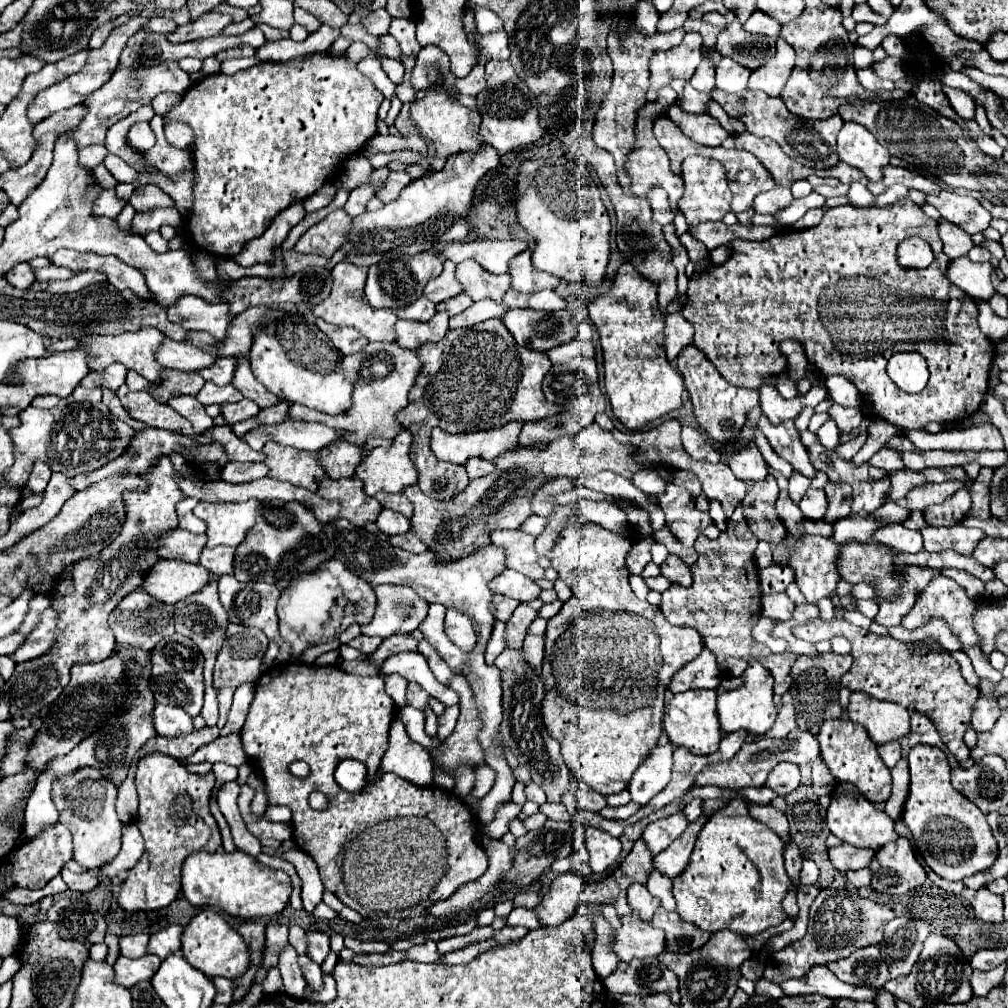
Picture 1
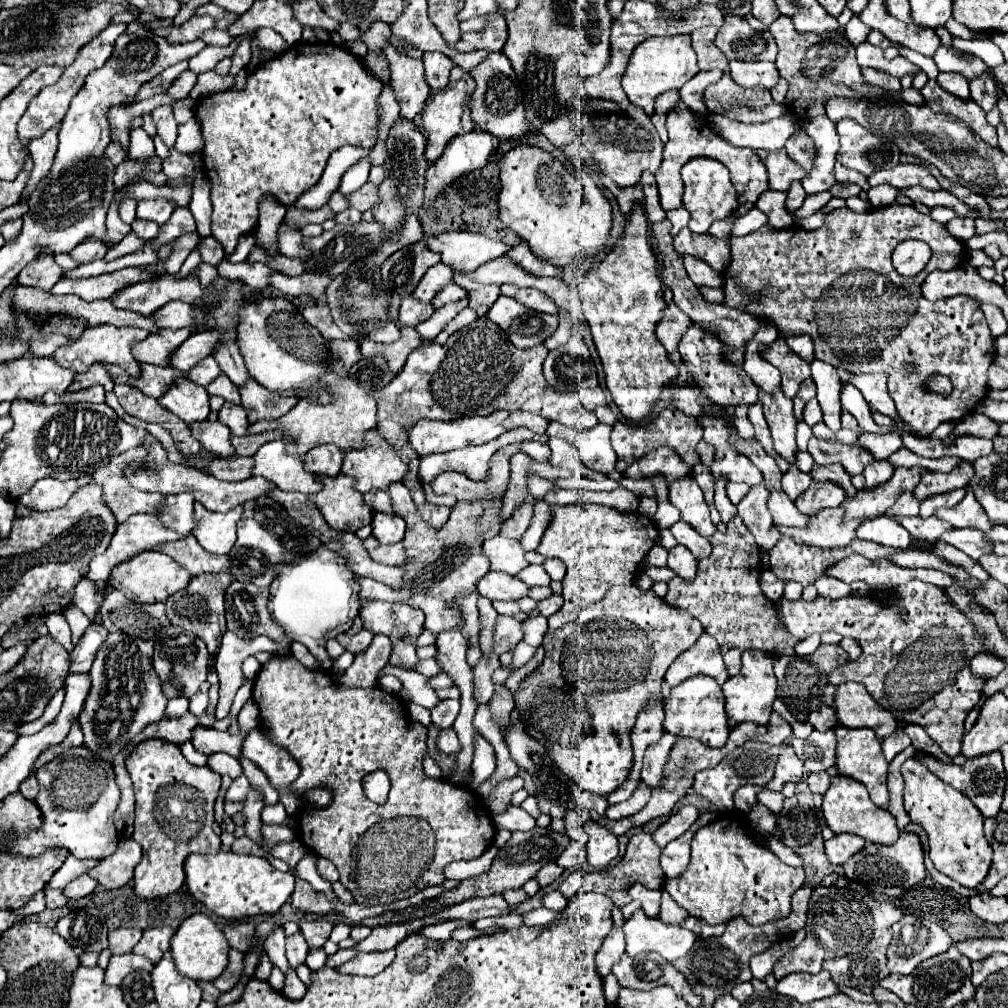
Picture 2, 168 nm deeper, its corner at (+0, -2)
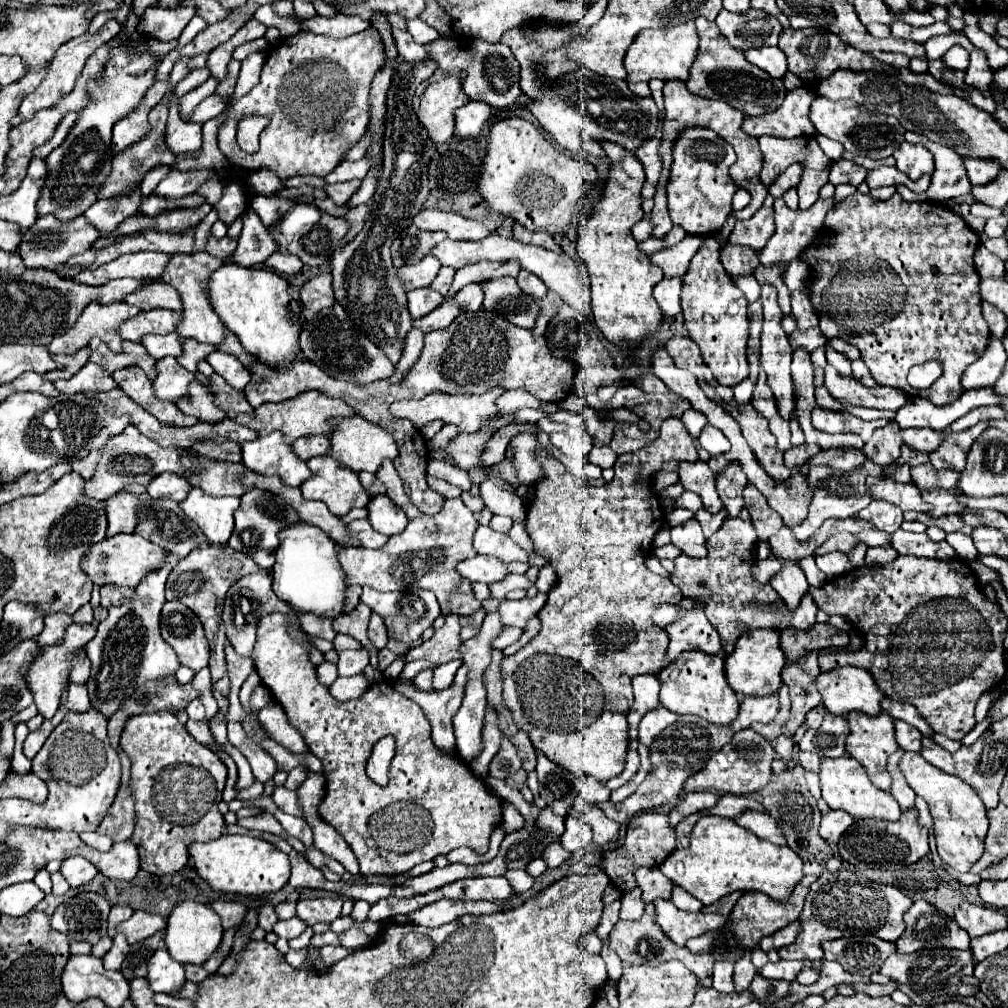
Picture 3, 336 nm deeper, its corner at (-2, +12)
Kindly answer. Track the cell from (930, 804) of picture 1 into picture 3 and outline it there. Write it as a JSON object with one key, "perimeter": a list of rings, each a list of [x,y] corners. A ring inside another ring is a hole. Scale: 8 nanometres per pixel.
{"perimeter":[[[905,752],[899,760],[899,768],[907,780],[907,784],[915,790],[917,796],[925,798],[931,818],[933,818],[933,834],[937,842],[937,852],[945,864],[949,864],[957,872],[969,872],[971,866],[983,854],[983,840],[987,834],[987,810],[977,796],[977,792],[967,786],[963,780],[945,774],[943,770],[931,766],[921,754]]]}

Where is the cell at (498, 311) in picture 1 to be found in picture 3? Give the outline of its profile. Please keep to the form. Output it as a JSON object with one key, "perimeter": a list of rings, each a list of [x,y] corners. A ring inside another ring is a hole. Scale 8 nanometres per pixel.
{"perimeter":[[[443,302],[439,308],[435,308],[431,314],[419,318],[419,320],[413,320],[413,326],[415,328],[421,328],[423,334],[427,332],[433,332],[433,330],[441,330],[441,328],[447,328],[457,316],[459,316],[459,308],[449,304],[449,302]]]}

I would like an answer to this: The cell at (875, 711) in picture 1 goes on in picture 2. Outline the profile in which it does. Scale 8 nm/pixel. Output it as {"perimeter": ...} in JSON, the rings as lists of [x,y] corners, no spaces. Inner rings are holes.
{"perimeter":[[[845,682],[835,692],[835,712],[841,724],[849,728],[871,728],[879,740],[891,736],[899,728],[899,720],[881,708],[857,682]]]}

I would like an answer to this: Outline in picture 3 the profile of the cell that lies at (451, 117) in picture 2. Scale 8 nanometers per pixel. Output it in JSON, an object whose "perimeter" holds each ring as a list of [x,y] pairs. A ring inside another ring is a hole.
{"perimeter":[[[447,74],[425,88],[417,108],[417,118],[433,142],[447,142],[453,136],[453,112],[465,102],[467,96],[463,94],[461,78],[455,74]]]}

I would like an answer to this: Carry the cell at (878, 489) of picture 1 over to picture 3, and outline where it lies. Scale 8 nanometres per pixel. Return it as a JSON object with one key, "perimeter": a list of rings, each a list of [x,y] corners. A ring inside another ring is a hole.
{"perimeter":[[[889,422],[887,426],[875,430],[873,438],[865,444],[863,452],[867,458],[879,466],[889,466],[899,458],[899,448],[901,448],[901,428],[897,422]]]}

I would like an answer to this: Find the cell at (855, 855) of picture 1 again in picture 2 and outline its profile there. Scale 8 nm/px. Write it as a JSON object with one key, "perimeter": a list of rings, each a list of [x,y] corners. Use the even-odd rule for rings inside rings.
{"perimeter":[[[841,834],[841,836],[833,836],[831,840],[825,842],[825,854],[829,858],[831,864],[845,864],[851,856],[855,856],[857,852],[861,852],[865,846],[865,840],[861,840],[859,836],[853,834]]]}

